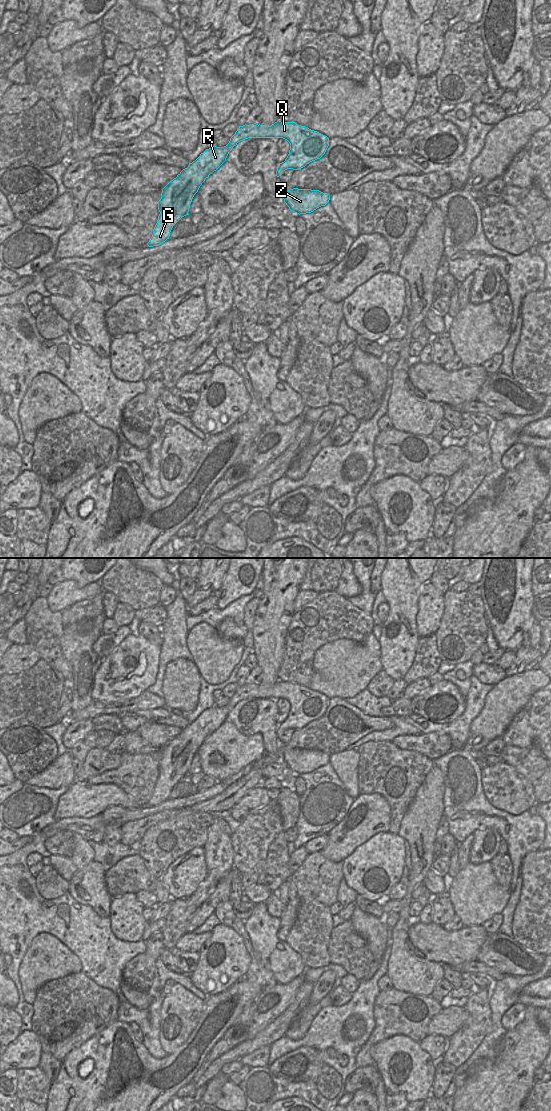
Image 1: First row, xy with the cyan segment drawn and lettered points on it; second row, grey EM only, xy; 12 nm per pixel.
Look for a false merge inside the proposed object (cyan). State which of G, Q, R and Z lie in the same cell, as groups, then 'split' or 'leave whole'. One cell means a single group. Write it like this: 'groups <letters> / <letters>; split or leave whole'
groups G Q R Z; leave whole

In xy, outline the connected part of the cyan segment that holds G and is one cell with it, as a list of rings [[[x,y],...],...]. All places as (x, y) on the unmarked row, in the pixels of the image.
[[[278,680],[271,686],[256,683],[239,686],[226,706],[214,705],[206,709],[162,749],[158,761],[160,774],[147,803],[149,807],[158,806],[169,799],[173,786],[188,775],[192,759],[205,739],[226,721],[229,712],[238,702],[248,698],[283,698],[290,703],[287,718],[278,724],[277,737],[287,729],[298,730],[320,719],[329,706],[327,696],[295,682]]]

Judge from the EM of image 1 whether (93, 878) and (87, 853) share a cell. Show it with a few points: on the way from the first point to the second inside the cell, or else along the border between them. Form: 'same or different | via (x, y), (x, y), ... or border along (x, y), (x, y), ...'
different | border along (93, 860), (78, 869)

